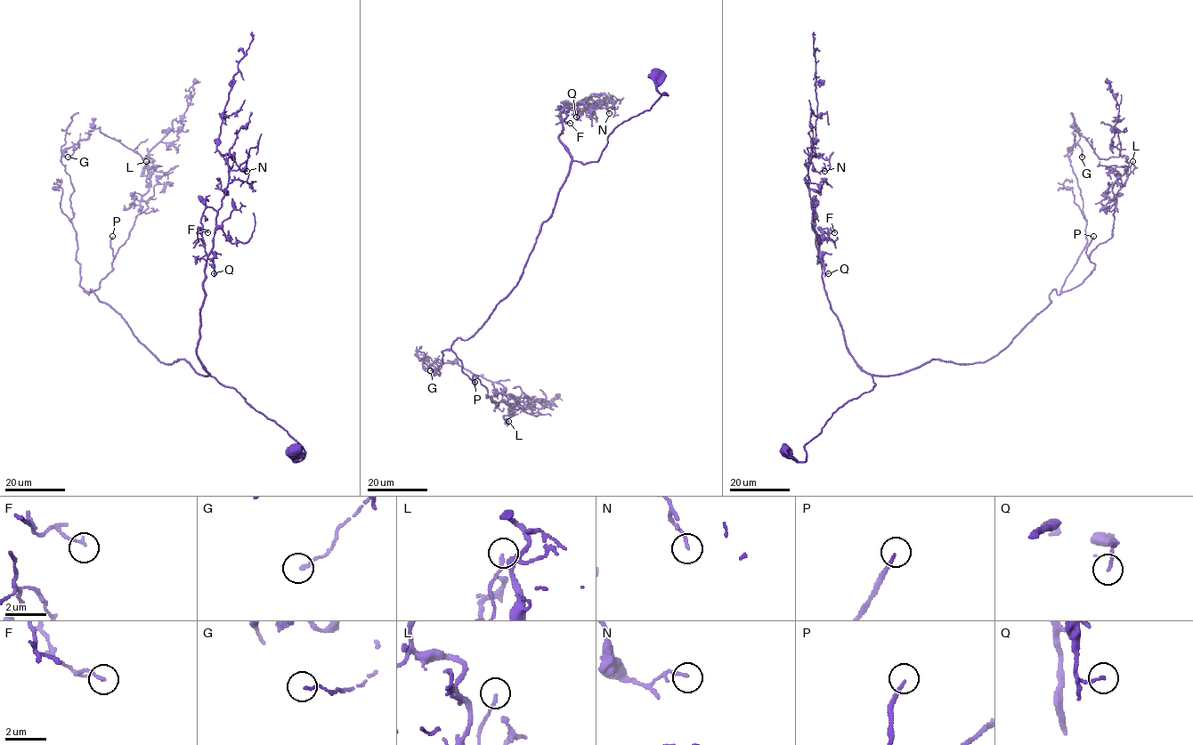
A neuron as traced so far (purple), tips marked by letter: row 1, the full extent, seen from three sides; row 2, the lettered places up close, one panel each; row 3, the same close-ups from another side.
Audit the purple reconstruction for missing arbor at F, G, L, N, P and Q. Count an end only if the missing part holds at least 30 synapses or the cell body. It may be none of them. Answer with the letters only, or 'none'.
P

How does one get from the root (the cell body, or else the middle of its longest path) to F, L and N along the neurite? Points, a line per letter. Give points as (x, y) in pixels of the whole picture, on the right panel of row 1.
F: (783, 451), (804, 461), (804, 445), (831, 416), (875, 385), (848, 351), (823, 287), (816, 236), (834, 232)
L: (783, 451), (804, 461), (804, 445), (873, 388), (873, 376), (996, 355), (1053, 290), (1091, 273), (1132, 161)
N: (783, 451), (804, 461), (804, 445), (831, 416), (875, 385), (848, 351), (823, 287), (804, 164), (824, 171)

